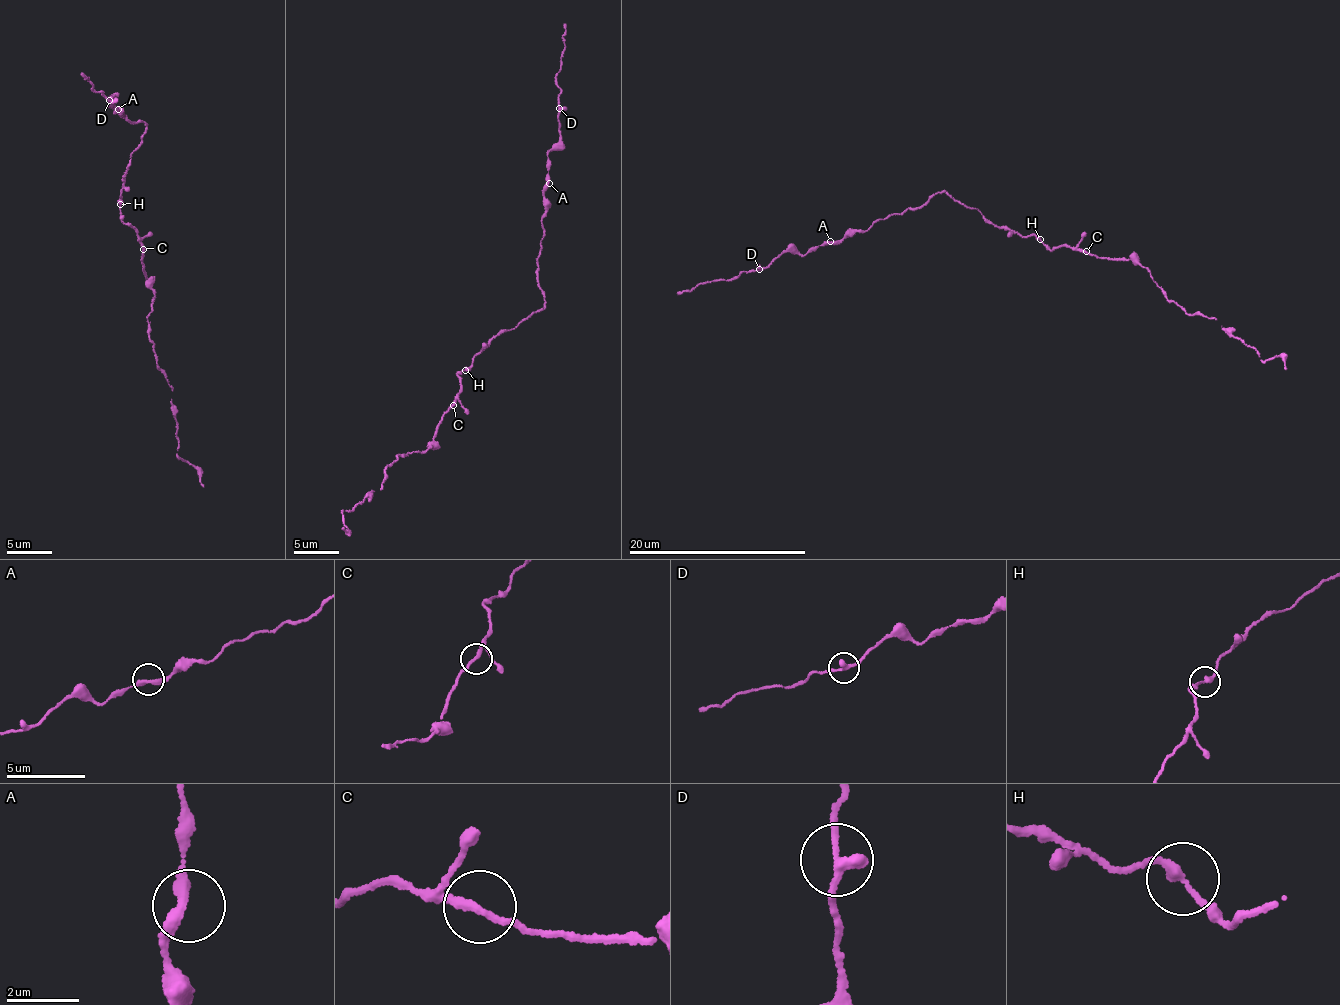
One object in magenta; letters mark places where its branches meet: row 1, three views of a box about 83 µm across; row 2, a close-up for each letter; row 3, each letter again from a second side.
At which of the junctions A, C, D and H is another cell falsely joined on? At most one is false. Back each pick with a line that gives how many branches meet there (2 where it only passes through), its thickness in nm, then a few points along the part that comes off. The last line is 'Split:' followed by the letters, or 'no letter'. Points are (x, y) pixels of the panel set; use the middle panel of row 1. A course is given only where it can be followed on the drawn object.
Split: no letter

